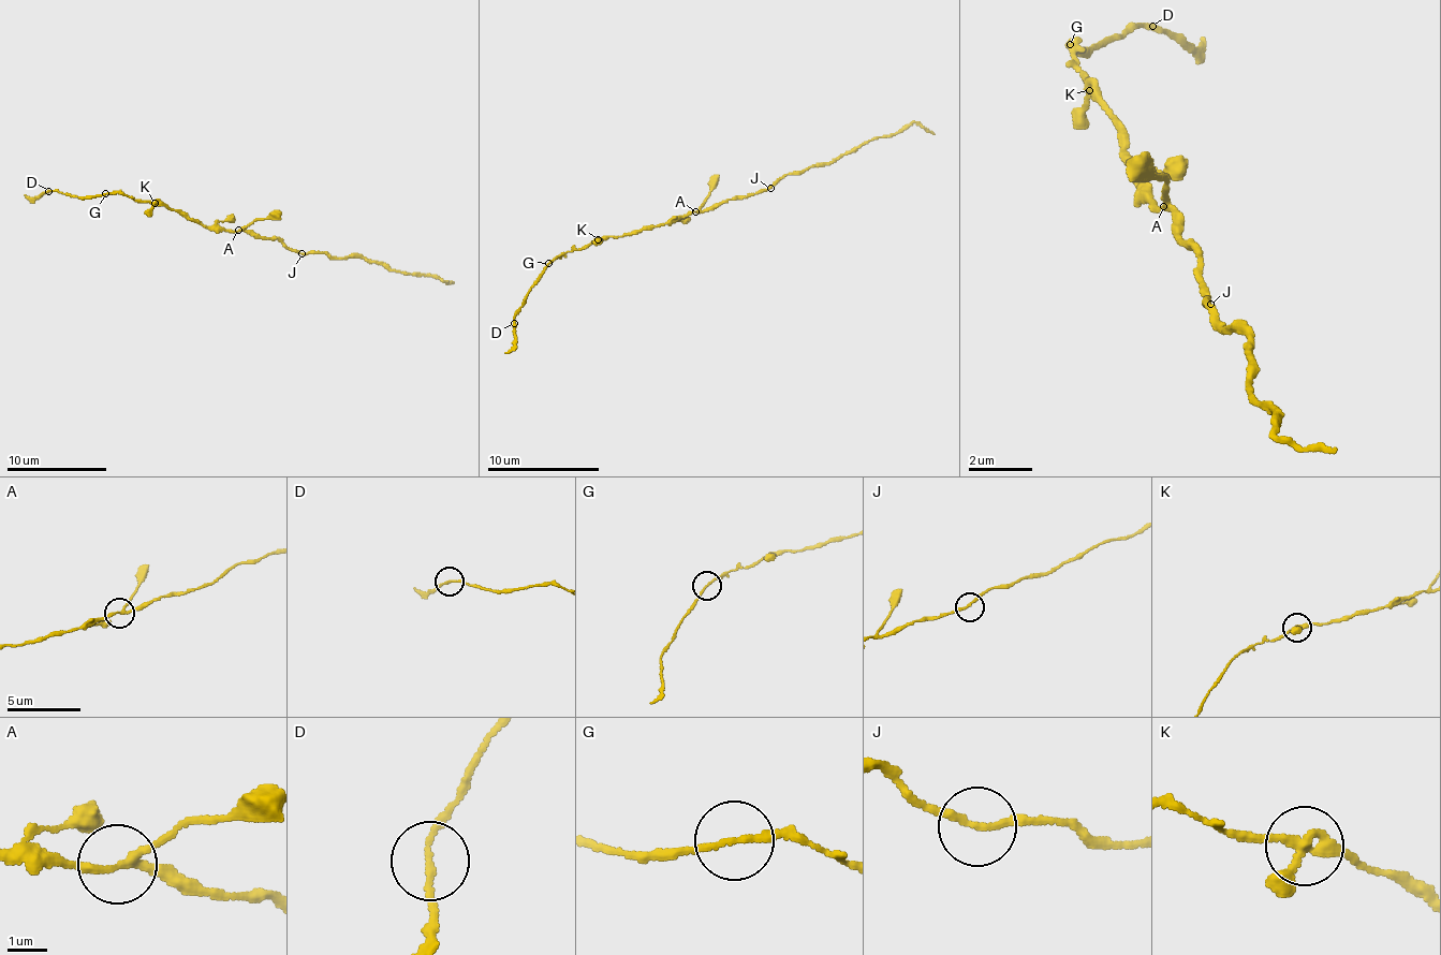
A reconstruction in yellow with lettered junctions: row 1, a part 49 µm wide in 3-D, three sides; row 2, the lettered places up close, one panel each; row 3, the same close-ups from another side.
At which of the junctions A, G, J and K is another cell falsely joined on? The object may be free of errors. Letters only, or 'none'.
none

